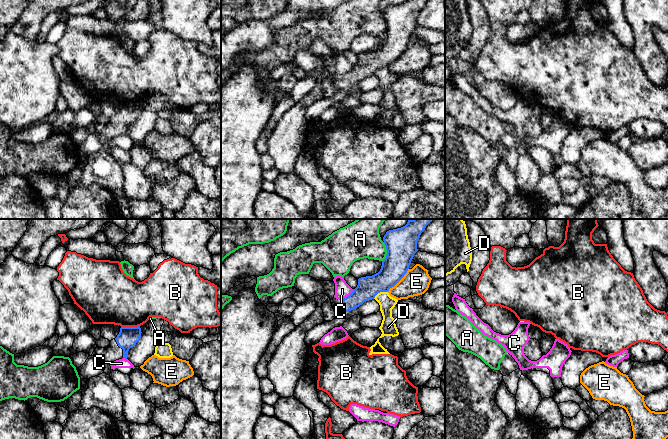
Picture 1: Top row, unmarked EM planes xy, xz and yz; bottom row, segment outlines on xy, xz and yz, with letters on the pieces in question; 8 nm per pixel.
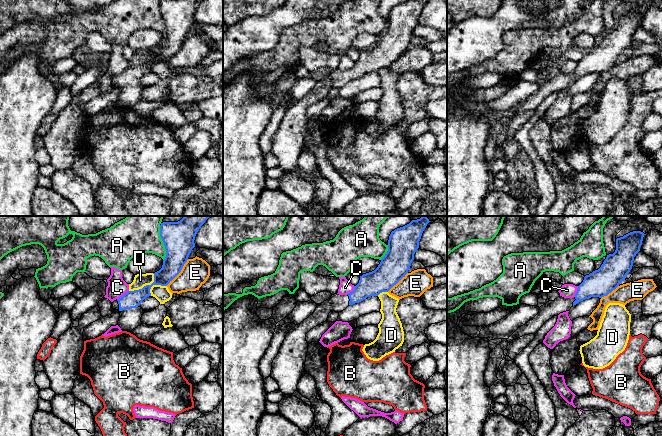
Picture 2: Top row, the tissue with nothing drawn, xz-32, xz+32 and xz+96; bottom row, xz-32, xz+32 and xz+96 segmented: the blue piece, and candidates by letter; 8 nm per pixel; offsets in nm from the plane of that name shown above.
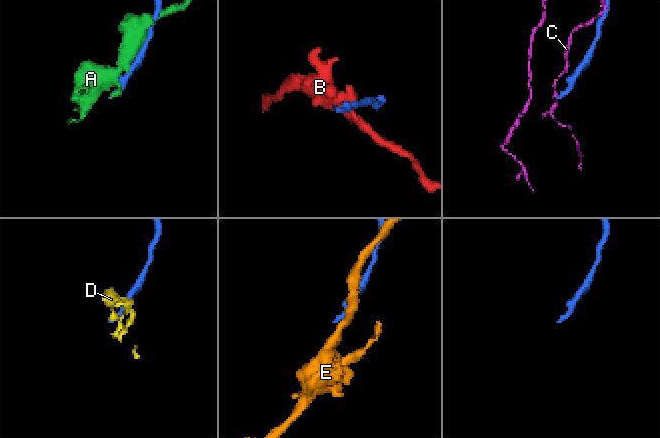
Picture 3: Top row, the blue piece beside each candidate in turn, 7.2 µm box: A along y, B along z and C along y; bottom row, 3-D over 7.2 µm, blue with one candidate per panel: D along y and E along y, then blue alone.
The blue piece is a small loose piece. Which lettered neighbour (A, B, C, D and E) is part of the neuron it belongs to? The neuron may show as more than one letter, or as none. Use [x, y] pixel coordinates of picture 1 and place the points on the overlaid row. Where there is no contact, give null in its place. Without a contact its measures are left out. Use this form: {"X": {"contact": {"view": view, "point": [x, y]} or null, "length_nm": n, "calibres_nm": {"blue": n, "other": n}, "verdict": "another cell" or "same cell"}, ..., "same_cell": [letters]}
{"A": {"contact": {"view": "xz", "point": [387, 252]}, "length_nm": 160, "calibres_nm": {"blue": 260, "other": 300}, "verdict": "another cell"}, "B": {"contact": {"view": "xy", "point": [130, 327]}, "length_nm": 150, "calibres_nm": {"blue": 160, "other": 400}, "verdict": "another cell"}, "C": {"contact": {"view": "xz", "point": [349, 295]}, "length_nm": 130, "calibres_nm": {"blue": 180, "other": 120}, "verdict": "another cell"}, "D": {"contact": {"view": "xz", "point": [380, 291]}, "length_nm": 130, "calibres_nm": {"blue": 200, "other": 120}, "verdict": "another cell"}, "E": {"contact": {"view": "xz", "point": [399, 280]}, "length_nm": 260, "calibres_nm": {"blue": 220, "other": 220}, "verdict": "another cell"}, "same_cell": []}

